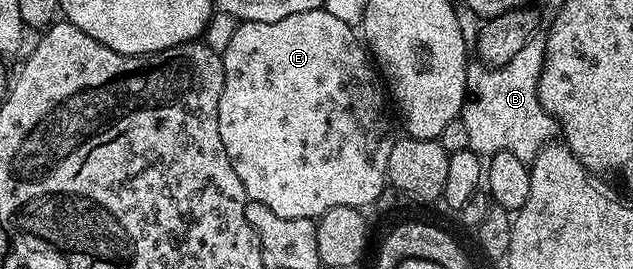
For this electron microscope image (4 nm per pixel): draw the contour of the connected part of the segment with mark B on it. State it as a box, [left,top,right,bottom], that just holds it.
[459,35,558,162]

